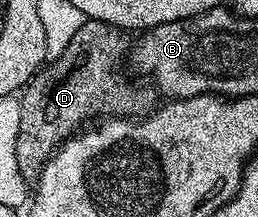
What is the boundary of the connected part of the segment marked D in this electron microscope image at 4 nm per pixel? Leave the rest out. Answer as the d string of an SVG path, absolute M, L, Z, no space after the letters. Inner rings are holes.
M85 19L84 25L70 38L70 46L58 59L40 69L19 93L20 115L18 121L18 170L22 170L22 178L35 182L40 178L40 172L53 152L68 139L75 136L78 129L85 123L87 116L100 116L99 118L136 118L149 110L155 109L158 104L158 92L151 83L127 84L120 71L130 56L129 33L125 29L107 24L101 20Z

